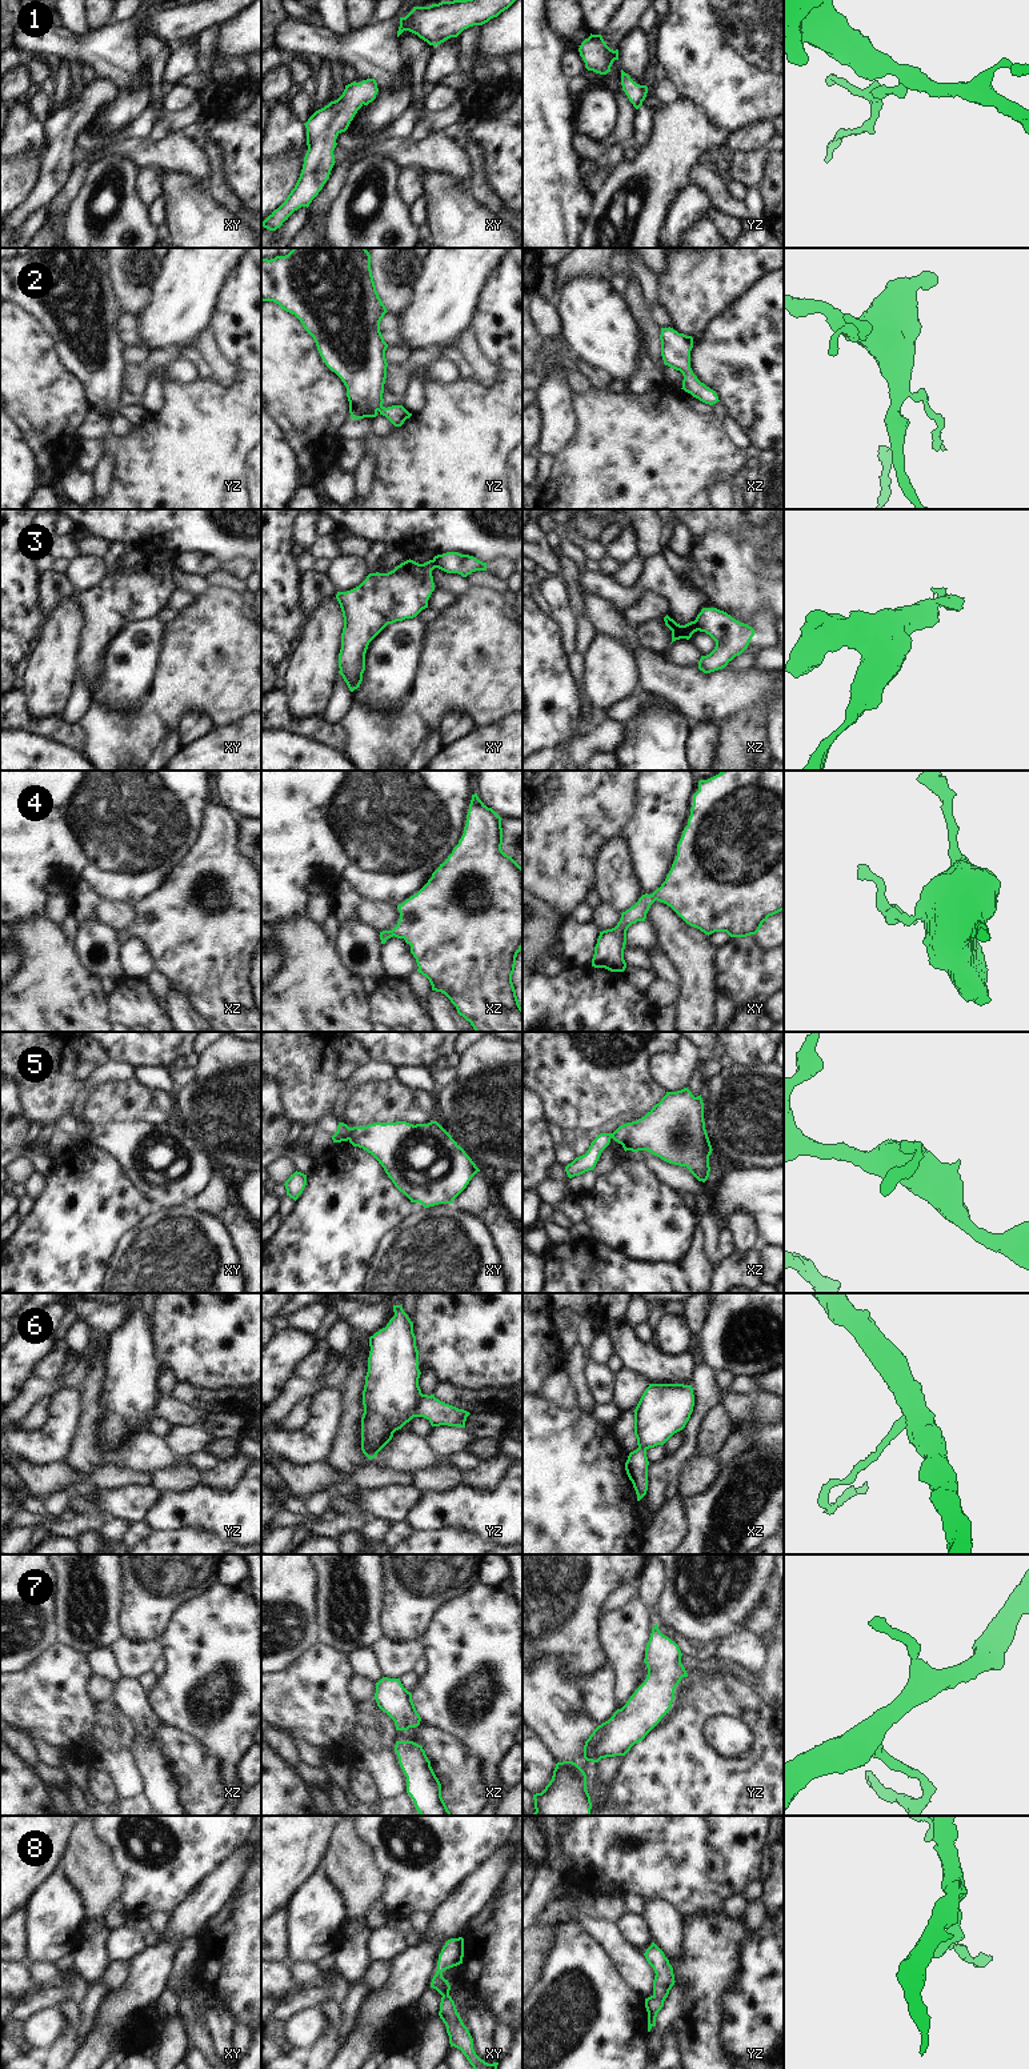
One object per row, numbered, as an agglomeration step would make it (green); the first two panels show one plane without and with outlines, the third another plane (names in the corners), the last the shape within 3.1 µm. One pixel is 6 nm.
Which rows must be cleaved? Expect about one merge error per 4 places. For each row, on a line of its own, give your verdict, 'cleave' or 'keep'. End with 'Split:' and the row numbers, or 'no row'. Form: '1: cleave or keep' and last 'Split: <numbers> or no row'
1: keep
2: keep
3: cleave
4: keep
5: cleave
6: cleave
7: keep
8: keep
Split: 3, 5, 6

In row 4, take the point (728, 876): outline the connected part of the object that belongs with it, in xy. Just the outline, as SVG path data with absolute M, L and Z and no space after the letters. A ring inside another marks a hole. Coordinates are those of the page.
M721 771L698 781L688 825L682 831L677 856L665 881L652 895L642 895L633 907L622 912L614 928L600 932L592 967L610 972L625 971L626 931L632 924L645 921L656 900L708 936L714 932L726 932L730 937L756 935L769 916L784 911L784 771Z

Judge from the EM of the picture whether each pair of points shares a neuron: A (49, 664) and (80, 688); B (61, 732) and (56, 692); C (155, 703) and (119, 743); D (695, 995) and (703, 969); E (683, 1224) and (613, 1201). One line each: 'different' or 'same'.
A: different
B: different
C: same
D: same
E: same

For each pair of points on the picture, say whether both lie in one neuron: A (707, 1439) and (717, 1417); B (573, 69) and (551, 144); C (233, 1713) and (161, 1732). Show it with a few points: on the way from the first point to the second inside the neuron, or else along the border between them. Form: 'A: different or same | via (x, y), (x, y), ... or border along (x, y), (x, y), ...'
A: same | via (712, 1433), (715, 1423)
B: different | border along (564, 51), (561, 71), (569, 81)
C: different | border along (160, 1717), (195, 1735), (205, 1744)

